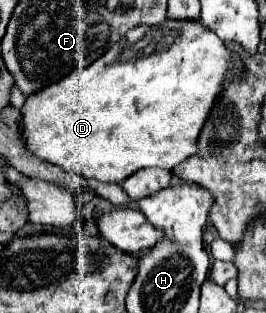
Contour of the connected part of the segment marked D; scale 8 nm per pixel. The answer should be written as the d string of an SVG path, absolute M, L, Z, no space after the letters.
M167 19L159 27L135 27L125 35L125 41L117 41L101 59L83 71L73 71L27 95L19 119L21 139L39 159L103 183L123 183L129 175L145 167L171 171L177 163L193 155L193 143L231 67L237 75L243 73L239 57L227 55L225 43L199 21Z

